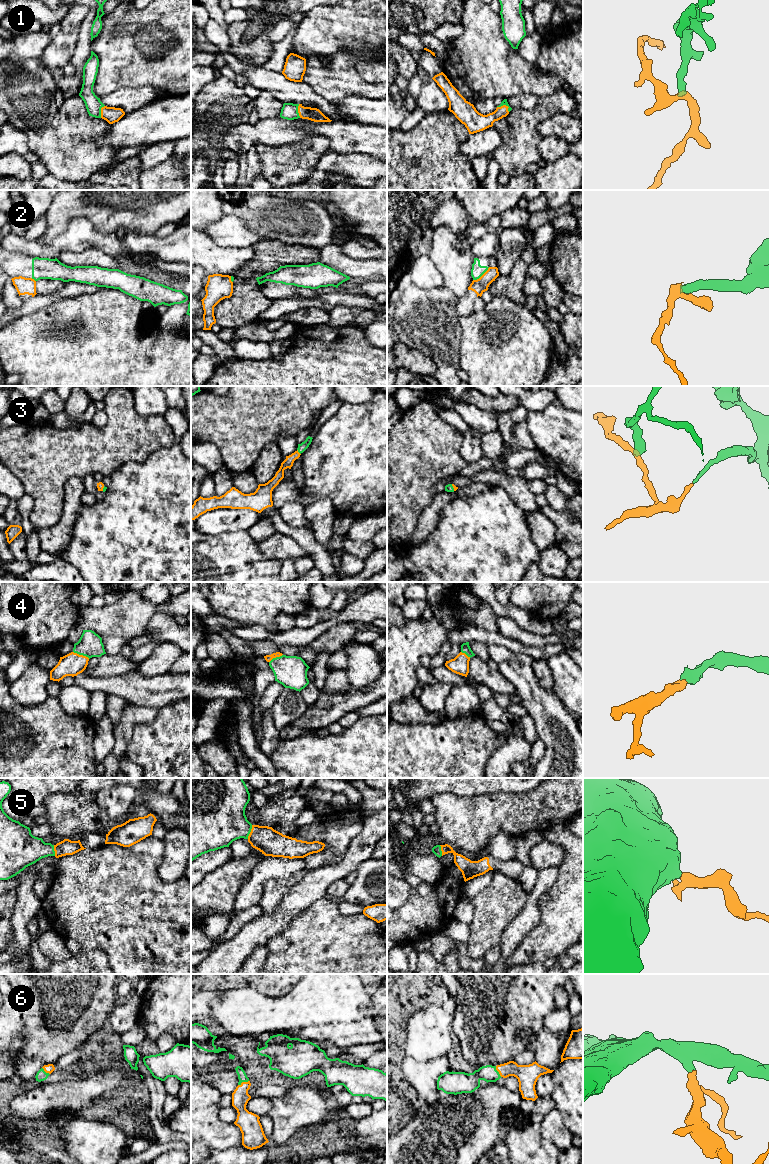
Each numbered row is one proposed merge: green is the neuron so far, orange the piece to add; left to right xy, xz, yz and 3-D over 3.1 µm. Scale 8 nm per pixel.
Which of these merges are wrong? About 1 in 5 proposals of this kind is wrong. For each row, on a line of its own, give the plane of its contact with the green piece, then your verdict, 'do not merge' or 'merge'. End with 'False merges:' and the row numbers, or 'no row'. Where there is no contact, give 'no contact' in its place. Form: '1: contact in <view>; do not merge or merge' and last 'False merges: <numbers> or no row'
1: contact in yz; merge
2: contact in yz; do not merge
3: contact in xz; merge
4: contact in xy; merge
5: contact in xz; merge
6: contact in xz; merge
False merges: 2

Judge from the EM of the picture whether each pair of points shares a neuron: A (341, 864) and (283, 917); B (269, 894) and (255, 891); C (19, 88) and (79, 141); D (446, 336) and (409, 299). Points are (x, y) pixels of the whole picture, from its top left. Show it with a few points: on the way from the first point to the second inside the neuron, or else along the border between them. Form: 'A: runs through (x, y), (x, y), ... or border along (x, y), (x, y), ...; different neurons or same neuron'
A: runs through (326, 874), (297, 902); same neuron
B: border along (280, 877), (264, 884), (258, 903); different neurons
C: runs through (30, 106), (33, 115), (61, 141); same neuron
D: runs through (437, 327), (418, 308); same neuron

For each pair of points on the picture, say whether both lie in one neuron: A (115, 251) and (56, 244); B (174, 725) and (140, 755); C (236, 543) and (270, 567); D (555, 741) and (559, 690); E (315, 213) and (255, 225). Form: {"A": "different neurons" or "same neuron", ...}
{"A": "same neuron", "B": "same neuron", "C": "same neuron", "D": "different neurons", "E": "same neuron"}

